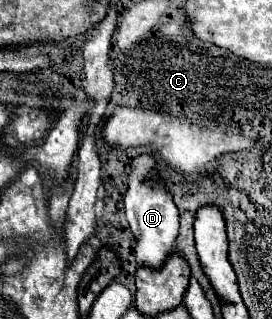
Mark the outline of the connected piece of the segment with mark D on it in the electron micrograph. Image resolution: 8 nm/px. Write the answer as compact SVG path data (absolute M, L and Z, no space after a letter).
M138 155L132 161L132 173L128 181L128 191L124 195L126 219L136 237L136 259L140 265L160 269L166 257L174 251L178 237L178 209L172 201L170 191L158 181L156 161L150 155Z

